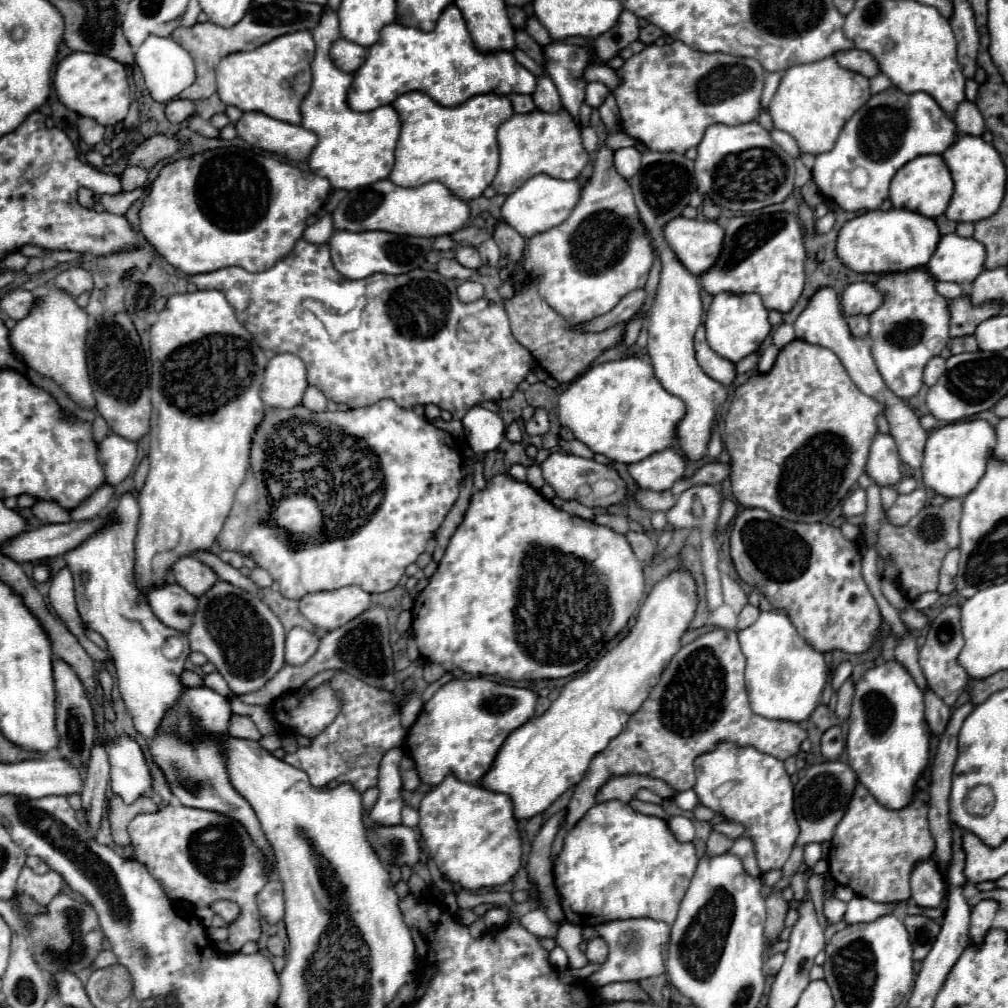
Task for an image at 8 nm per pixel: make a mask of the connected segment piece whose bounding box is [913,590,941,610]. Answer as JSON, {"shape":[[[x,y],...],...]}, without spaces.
{"shape":[[[935,590],[935,592],[925,592],[921,598],[917,598],[915,602],[913,602],[913,606],[915,608],[919,608],[919,610],[925,610],[925,608],[929,608],[929,606],[933,606],[937,600],[939,600],[939,592]]]}

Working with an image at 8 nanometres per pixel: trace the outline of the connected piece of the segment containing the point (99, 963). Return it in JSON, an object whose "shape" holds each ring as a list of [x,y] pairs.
{"shape":[[[99,952],[97,954],[97,958],[93,960],[93,964],[91,964],[91,968],[93,970],[99,970],[99,968],[107,968],[107,966],[111,966],[111,964],[115,964],[117,962],[117,958],[113,958],[113,952]]]}

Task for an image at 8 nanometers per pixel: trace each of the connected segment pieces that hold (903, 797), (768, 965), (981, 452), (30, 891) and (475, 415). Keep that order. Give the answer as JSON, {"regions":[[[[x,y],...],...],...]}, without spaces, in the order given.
{"regions":[[[[887,660],[869,668],[857,682],[849,716],[849,734],[847,734],[847,754],[849,766],[855,770],[859,782],[889,808],[901,808],[909,802],[909,794],[913,794],[915,780],[927,766],[929,758],[929,726],[925,722],[925,706],[923,692],[917,688],[913,676],[899,660]]],[[[784,953],[772,955],[765,963],[763,970],[768,976],[774,976],[781,969]]],[[[963,420],[935,428],[927,440],[923,454],[923,480],[927,488],[945,498],[965,498],[985,474],[987,462],[995,446],[995,428],[987,420]]],[[[25,868],[21,878],[17,880],[17,896],[29,896],[39,906],[47,906],[63,886],[63,878],[57,872],[47,872],[43,876],[35,874],[33,870]]],[[[473,406],[465,418],[465,436],[475,454],[485,454],[495,450],[505,438],[505,424],[497,412],[491,412],[481,406]]]]}

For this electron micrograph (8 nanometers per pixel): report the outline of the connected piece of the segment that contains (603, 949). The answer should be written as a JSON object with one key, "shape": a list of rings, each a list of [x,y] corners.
{"shape":[[[591,936],[587,940],[587,952],[585,954],[587,954],[589,962],[603,964],[607,958],[607,942],[601,936]]]}

